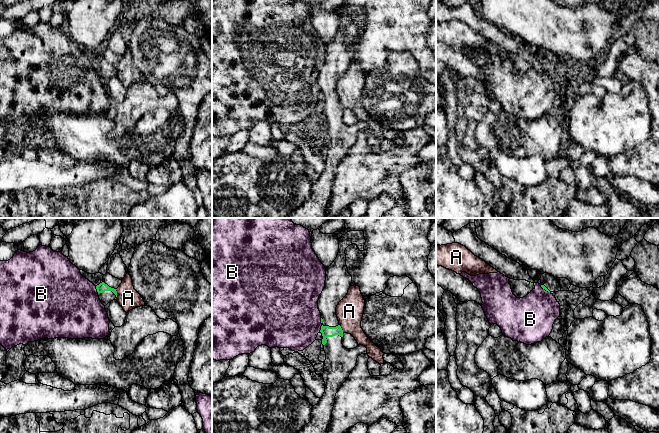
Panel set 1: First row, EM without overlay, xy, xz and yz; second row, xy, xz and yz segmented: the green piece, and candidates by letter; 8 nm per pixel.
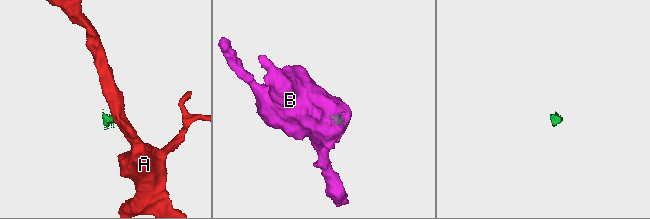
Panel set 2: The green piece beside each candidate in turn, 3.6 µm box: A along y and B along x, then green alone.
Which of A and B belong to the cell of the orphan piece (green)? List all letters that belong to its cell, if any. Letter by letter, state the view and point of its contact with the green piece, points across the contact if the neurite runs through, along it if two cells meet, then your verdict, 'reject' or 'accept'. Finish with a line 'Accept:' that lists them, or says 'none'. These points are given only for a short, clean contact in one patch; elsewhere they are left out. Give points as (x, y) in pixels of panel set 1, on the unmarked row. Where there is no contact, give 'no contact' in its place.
A: xy (116, 70) | along xy (116, 65), (115, 74) | reject
B: xy (96, 64) | along xy (95, 62), (98, 68) | reject
Accept: none

